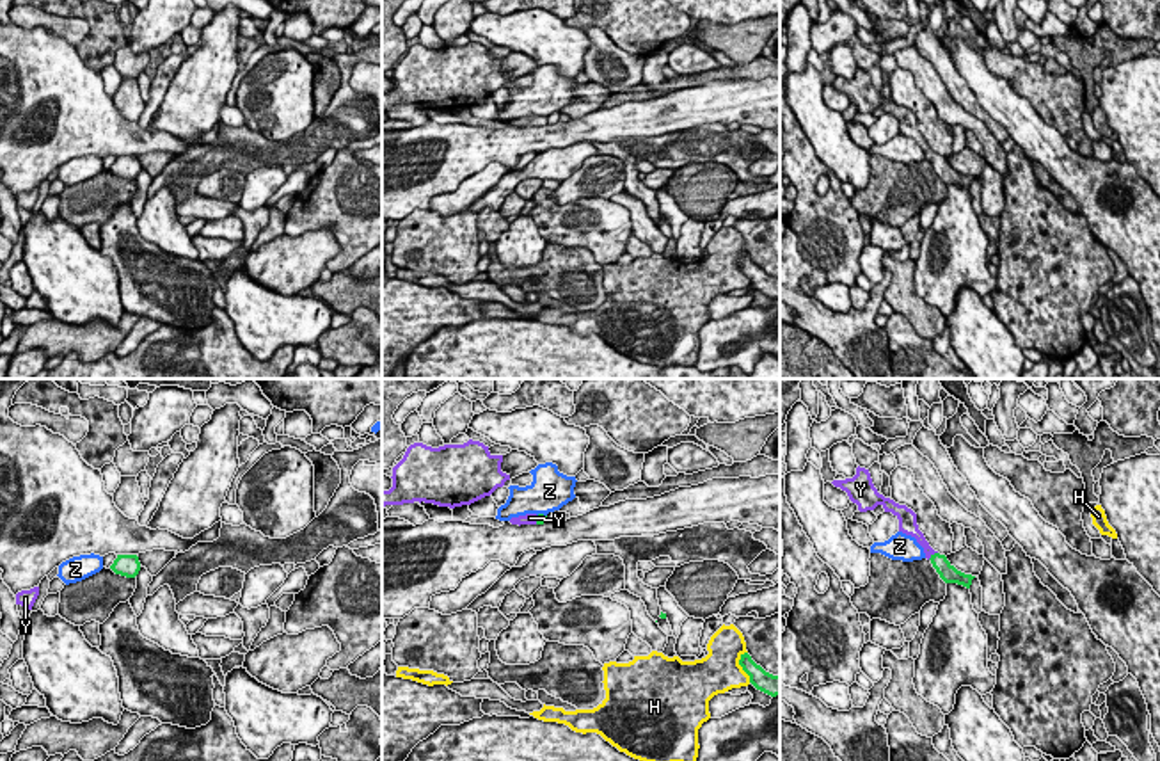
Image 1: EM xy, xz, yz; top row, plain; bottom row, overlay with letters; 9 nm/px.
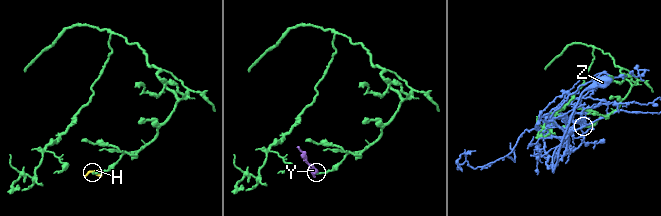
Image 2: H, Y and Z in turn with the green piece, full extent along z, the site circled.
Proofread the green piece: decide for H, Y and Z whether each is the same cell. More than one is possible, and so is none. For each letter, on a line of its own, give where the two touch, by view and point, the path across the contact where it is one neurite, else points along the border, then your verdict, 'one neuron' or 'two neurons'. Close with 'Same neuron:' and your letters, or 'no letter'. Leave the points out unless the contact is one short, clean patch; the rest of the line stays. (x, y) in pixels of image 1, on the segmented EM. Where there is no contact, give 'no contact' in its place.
H: contact xz (741, 665); two neurons
Y: contact yz (931, 555); one neuron
Z: contact xz (540, 514); two neurons
Same neuron: Y

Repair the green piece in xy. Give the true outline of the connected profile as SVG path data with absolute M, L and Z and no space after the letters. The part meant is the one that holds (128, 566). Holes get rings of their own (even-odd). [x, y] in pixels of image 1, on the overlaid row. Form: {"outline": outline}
{"outline": "M117 555L110 569L115 574L126 576L126 578L135 578L140 571L140 562L137 555Z"}

